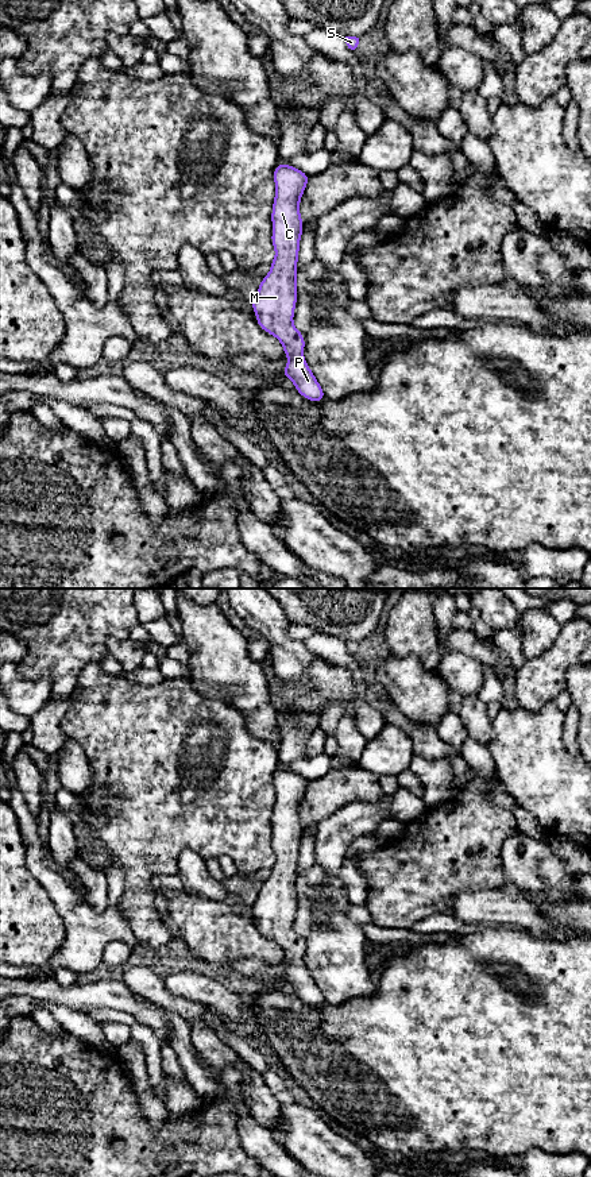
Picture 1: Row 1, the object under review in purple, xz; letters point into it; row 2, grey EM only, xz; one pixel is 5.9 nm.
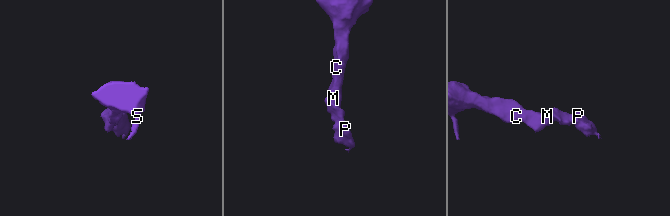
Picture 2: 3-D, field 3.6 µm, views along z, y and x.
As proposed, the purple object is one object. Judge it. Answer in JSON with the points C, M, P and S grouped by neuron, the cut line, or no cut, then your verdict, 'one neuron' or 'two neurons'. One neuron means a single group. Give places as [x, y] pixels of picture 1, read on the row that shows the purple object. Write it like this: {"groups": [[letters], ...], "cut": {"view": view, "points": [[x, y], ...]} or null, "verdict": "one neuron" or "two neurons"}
{"groups": [["C", "M", "P", "S"]], "cut": null, "verdict": "one neuron"}

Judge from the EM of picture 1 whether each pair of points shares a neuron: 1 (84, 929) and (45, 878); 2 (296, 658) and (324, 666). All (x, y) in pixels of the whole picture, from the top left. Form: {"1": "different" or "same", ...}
{"1": "same", "2": "different"}

